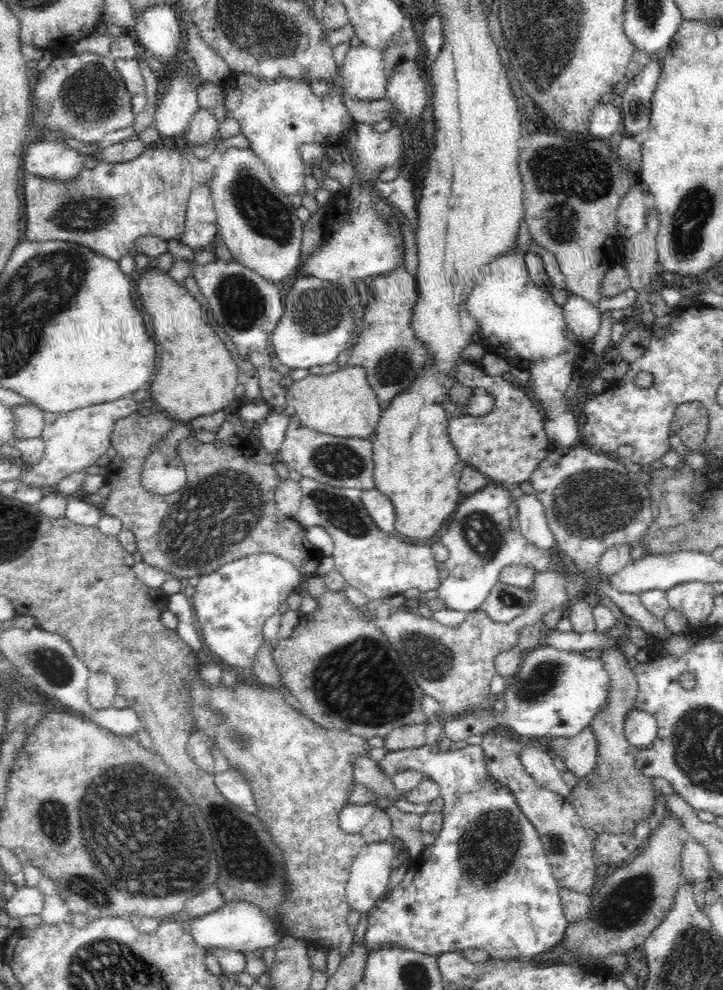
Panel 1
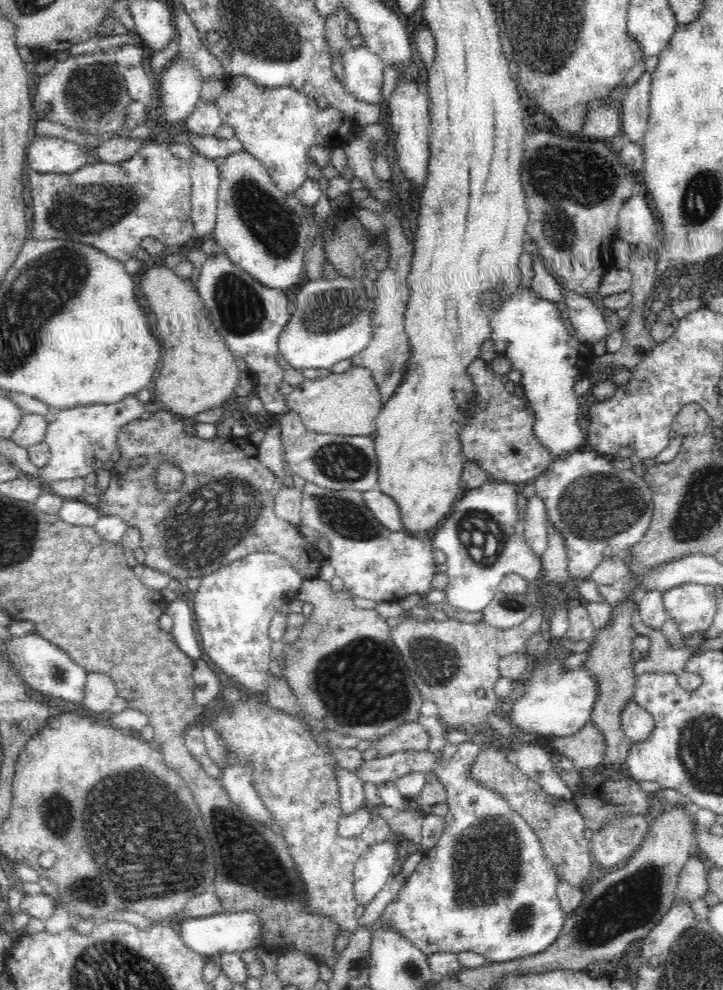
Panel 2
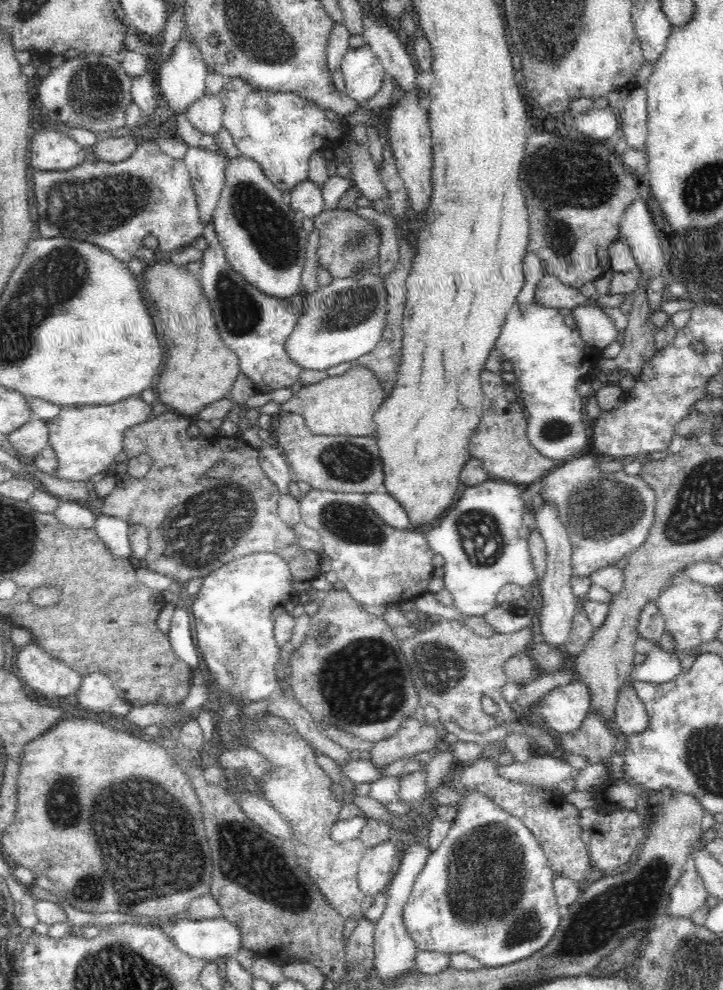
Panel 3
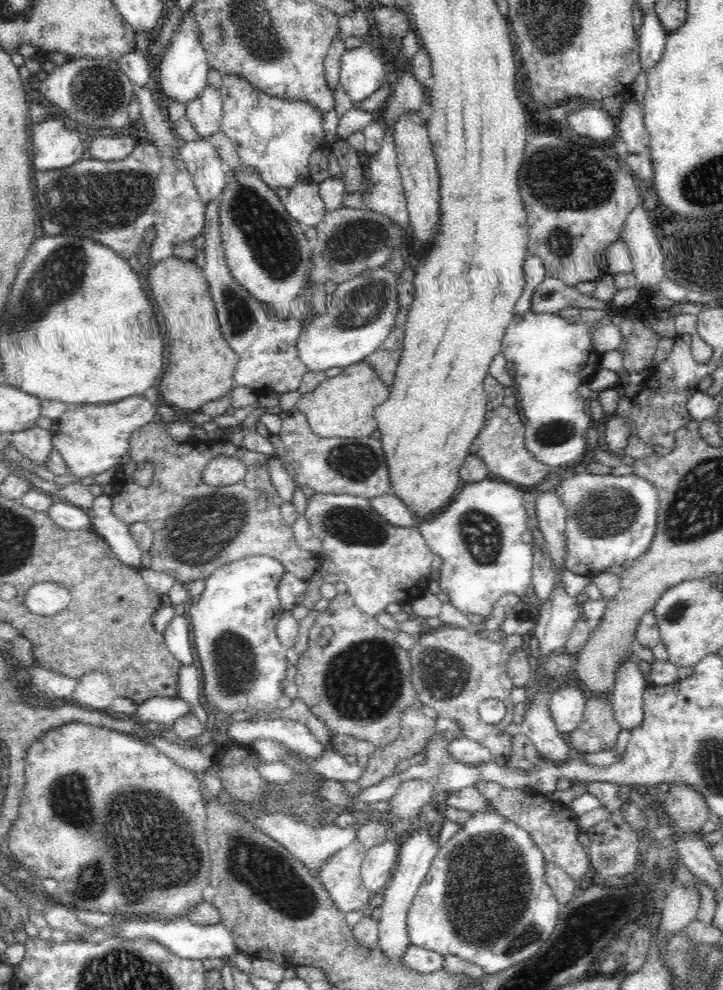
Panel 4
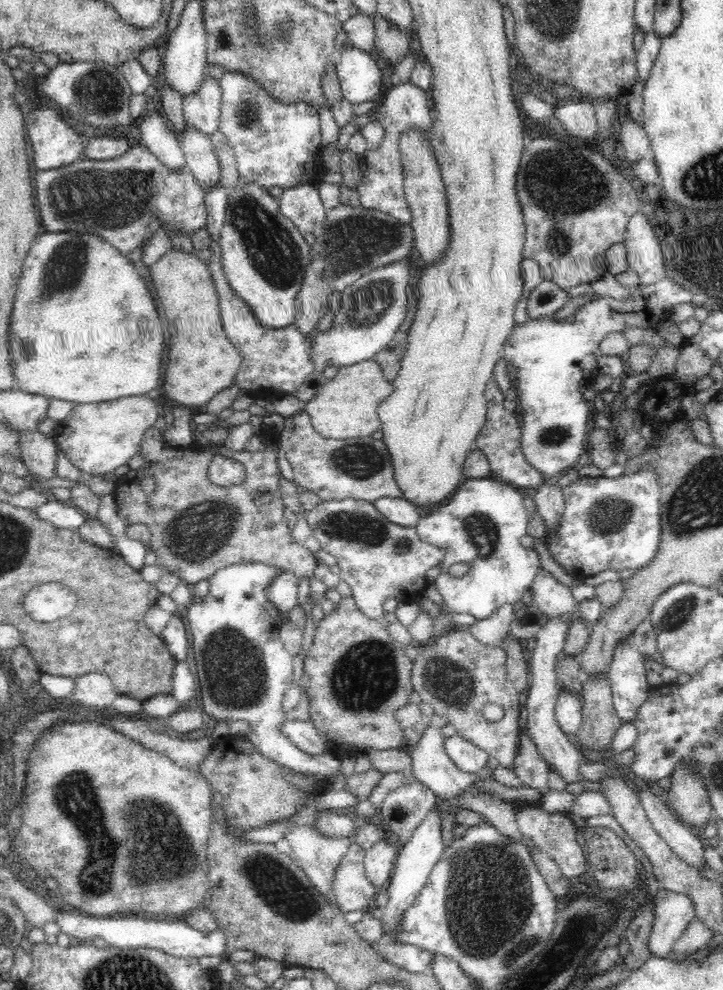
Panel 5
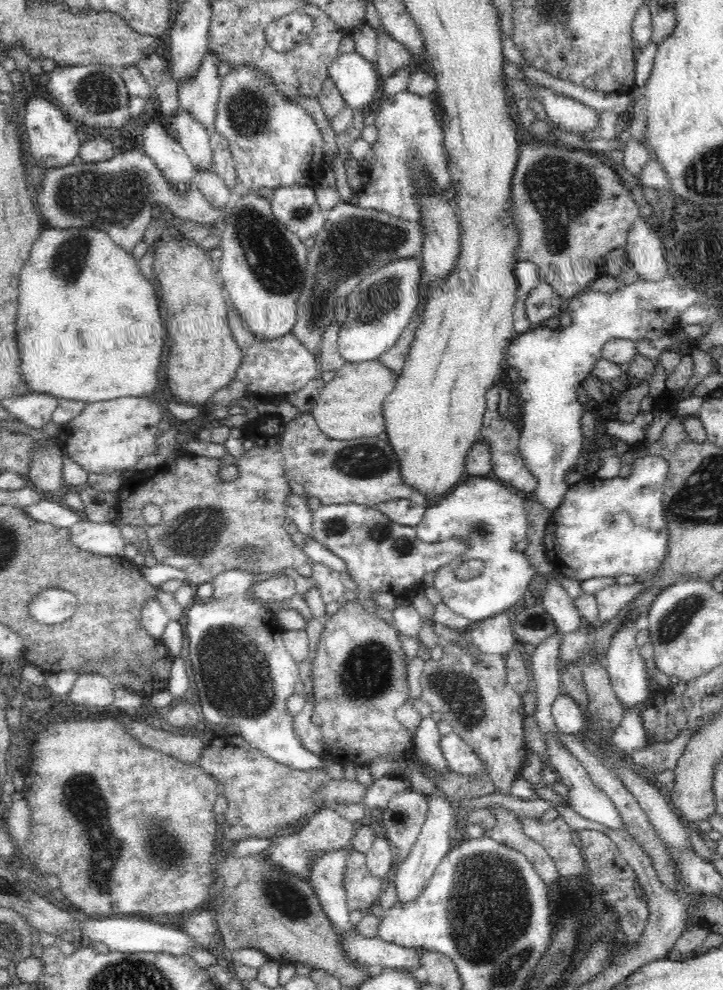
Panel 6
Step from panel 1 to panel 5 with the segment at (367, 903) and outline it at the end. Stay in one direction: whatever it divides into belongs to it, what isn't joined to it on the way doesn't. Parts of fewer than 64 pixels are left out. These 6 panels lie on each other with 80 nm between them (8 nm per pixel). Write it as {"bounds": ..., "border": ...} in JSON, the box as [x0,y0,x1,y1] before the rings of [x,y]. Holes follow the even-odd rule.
{"bounds":[365,839,398,889],"border":[[[390,839],[379,840],[370,851],[365,852],[366,878],[374,887],[384,889],[390,880],[390,872],[395,866],[398,848]]]}

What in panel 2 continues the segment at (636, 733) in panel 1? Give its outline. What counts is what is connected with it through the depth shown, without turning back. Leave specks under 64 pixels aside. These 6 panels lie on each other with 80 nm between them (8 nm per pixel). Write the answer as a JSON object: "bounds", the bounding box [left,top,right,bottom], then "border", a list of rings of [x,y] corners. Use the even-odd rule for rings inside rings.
{"bounds":[621,698,655,744],"border":[[[634,698],[622,711],[621,724],[624,733],[634,744],[646,742],[646,738],[650,738],[650,734],[654,732],[655,726],[652,716],[647,710],[638,706]]]}

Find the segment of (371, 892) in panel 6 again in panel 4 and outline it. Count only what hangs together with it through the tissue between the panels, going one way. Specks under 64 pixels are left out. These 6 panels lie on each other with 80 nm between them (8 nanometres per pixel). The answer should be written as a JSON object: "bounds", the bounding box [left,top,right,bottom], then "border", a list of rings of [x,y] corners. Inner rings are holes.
{"bounds":[317,838,373,913],"border":[[[357,838],[346,849],[330,854],[317,870],[317,878],[344,913],[366,911],[373,895],[362,884],[360,870],[367,849]]]}

